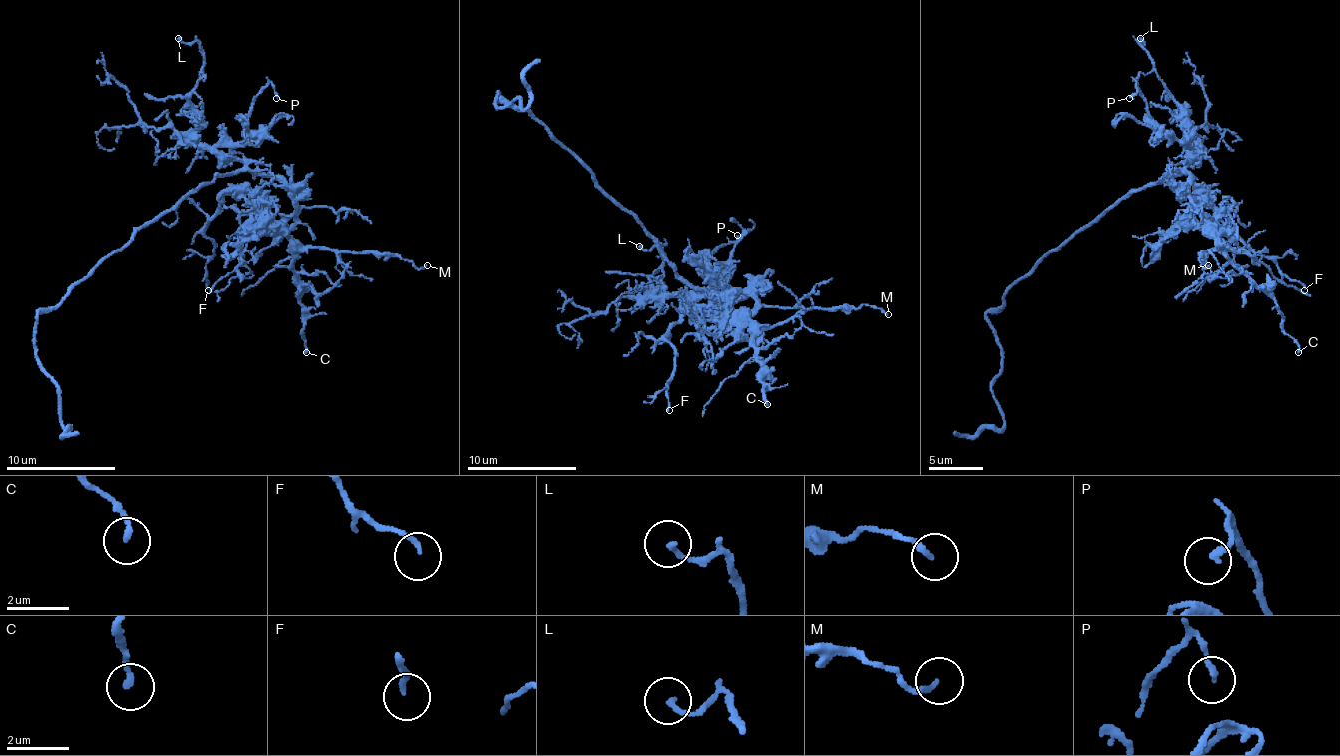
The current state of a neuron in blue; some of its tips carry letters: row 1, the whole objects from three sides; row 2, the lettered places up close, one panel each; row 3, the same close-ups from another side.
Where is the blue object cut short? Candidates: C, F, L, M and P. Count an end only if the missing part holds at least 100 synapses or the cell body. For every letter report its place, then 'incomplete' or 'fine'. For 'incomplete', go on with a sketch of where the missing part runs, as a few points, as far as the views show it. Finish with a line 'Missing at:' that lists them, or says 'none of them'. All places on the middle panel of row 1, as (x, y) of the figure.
C: at (767, 404); fine
F: at (669, 410); fine
L: at (639, 246); fine
M: at (888, 314); fine
P: at (737, 235); fine
Missing at: none of them

